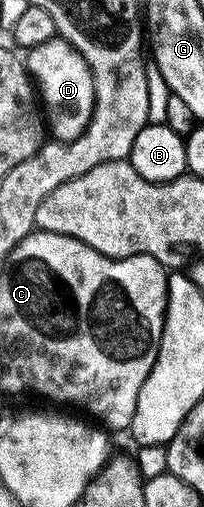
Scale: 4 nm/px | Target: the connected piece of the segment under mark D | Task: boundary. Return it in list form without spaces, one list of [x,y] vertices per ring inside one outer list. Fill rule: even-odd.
[[[57,36],[27,51],[25,66],[38,83],[51,135],[57,141],[72,142],[84,133],[95,106],[92,72],[85,58],[71,44]]]

